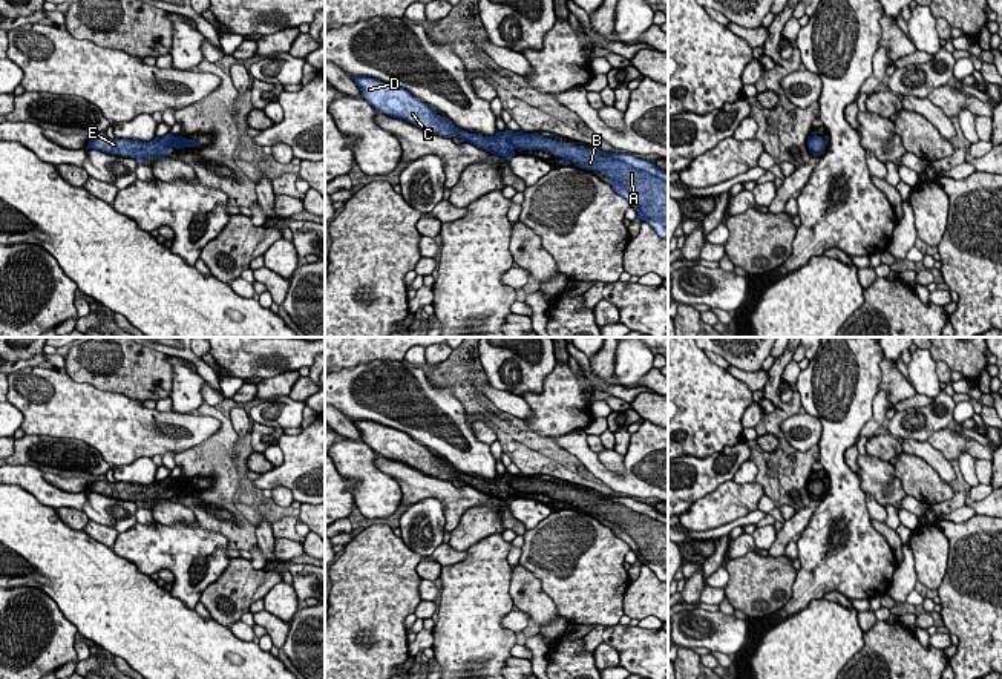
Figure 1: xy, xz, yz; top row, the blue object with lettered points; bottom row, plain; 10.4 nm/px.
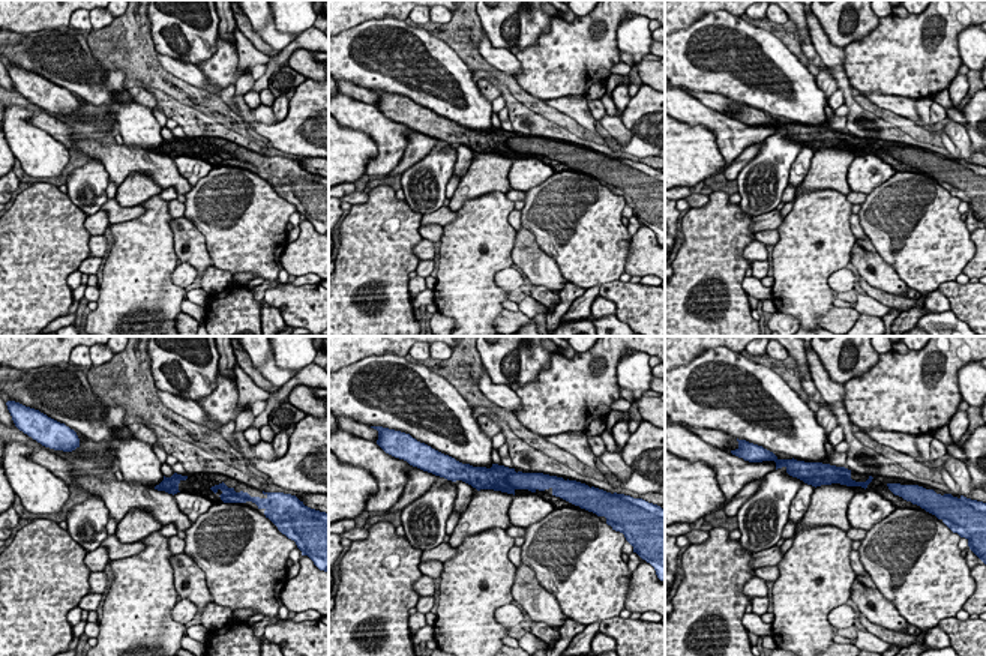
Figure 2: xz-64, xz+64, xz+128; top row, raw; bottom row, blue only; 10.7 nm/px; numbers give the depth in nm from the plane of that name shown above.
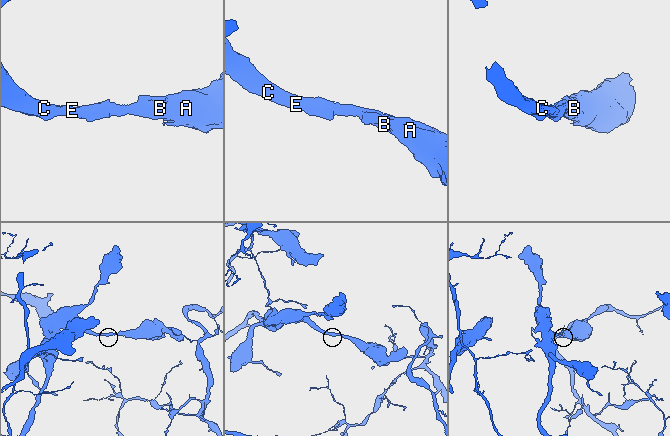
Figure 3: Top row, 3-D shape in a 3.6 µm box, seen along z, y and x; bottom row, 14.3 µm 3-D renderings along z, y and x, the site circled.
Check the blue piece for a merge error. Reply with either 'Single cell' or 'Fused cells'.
Single cell

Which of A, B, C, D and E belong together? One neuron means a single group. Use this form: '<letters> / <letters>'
A B C D E

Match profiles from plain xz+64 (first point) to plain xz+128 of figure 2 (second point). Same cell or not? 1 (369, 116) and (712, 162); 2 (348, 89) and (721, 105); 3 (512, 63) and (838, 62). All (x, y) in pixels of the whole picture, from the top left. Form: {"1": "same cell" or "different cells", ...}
{"1": "different cells", "2": "same cell", "3": "same cell"}

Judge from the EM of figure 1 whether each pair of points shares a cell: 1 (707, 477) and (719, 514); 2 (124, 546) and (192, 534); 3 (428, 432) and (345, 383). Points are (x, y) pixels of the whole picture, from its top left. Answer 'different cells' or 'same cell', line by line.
1: different cells
2: same cell
3: same cell

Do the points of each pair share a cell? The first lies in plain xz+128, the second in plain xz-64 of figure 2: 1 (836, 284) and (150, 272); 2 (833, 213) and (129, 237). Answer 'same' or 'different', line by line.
1: different
2: same

